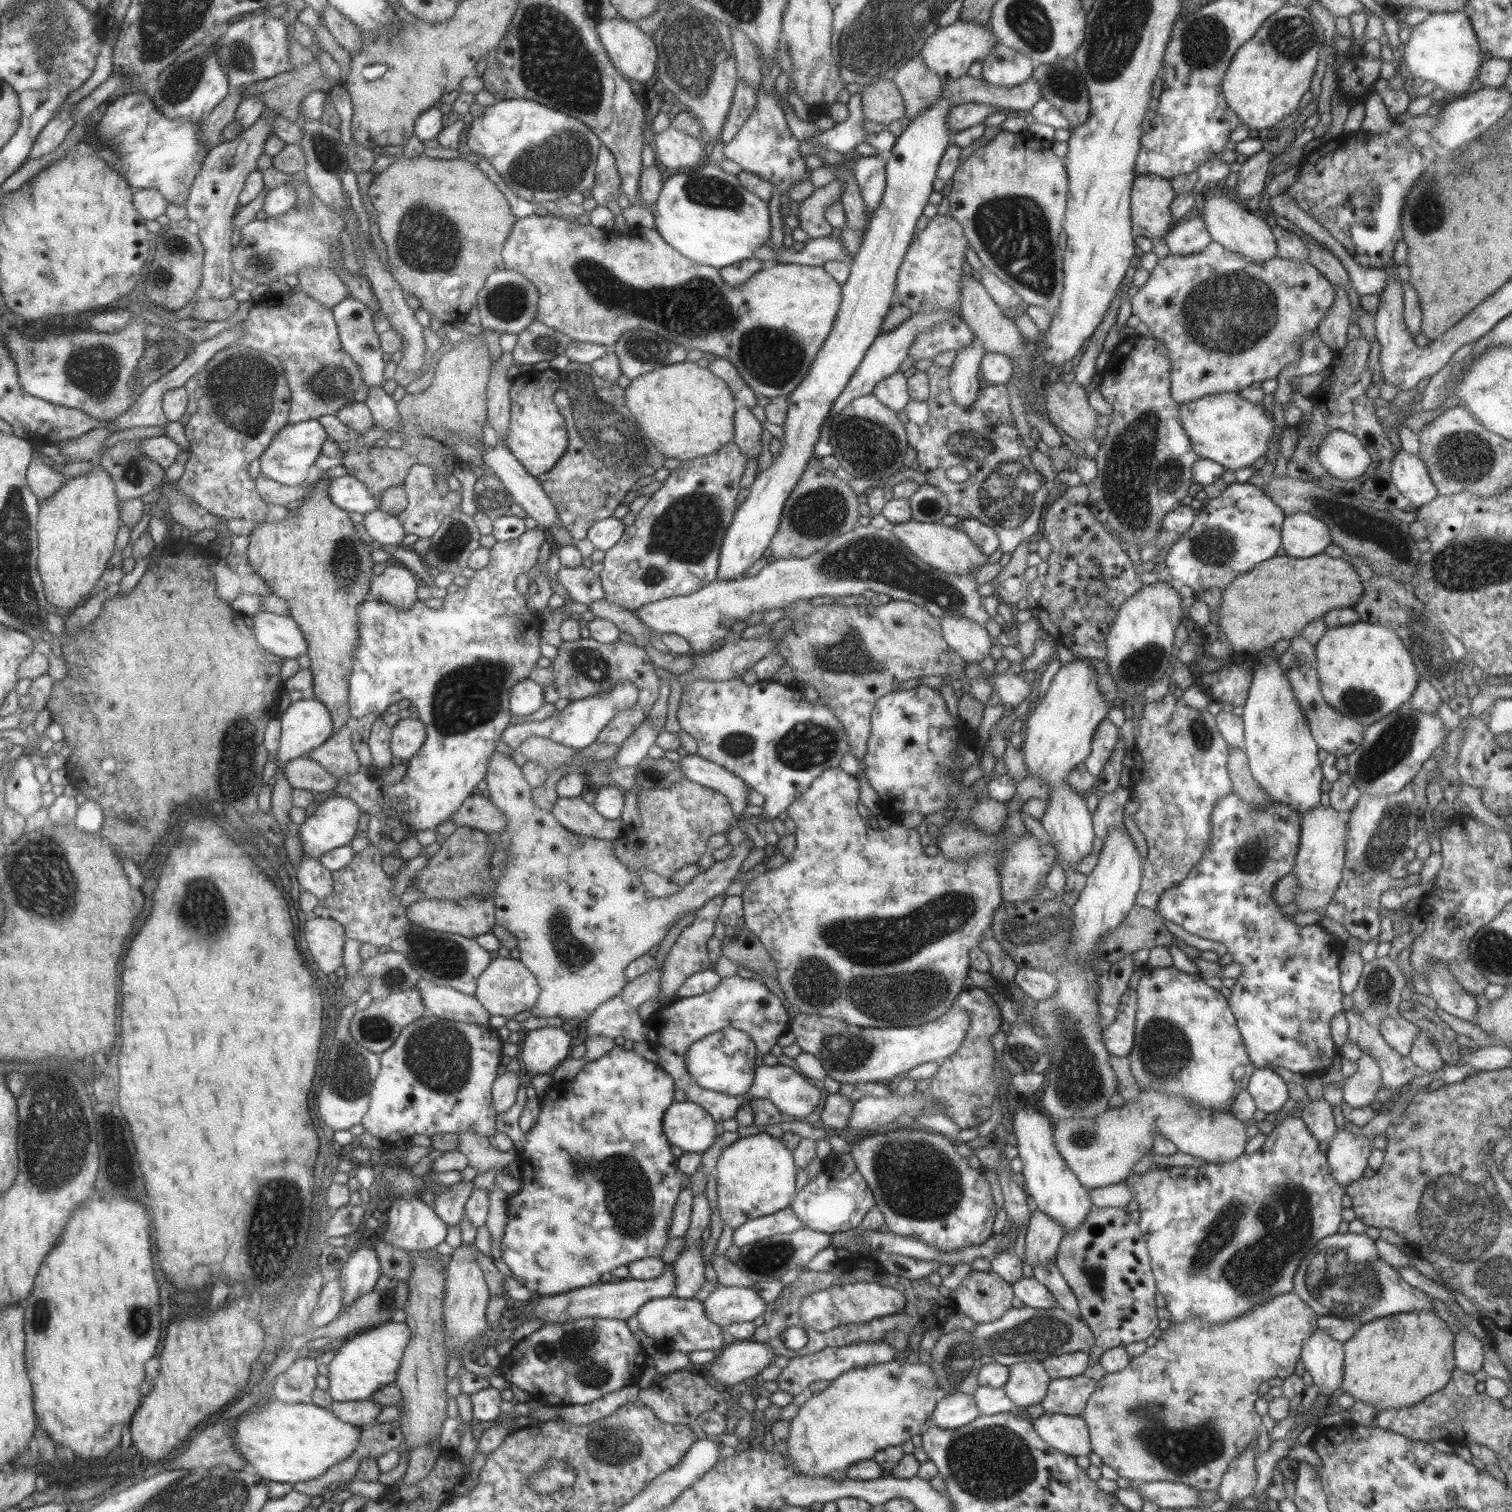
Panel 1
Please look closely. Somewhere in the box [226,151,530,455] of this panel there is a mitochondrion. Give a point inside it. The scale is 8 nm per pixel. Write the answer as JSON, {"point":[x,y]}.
{"point":[431,244]}

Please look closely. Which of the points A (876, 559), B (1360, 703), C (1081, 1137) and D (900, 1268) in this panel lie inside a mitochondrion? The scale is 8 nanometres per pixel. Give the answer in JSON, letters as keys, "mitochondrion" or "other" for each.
{"A":"mitochondrion","B":"mitochondrion","C":"mitochondrion","D":"other"}

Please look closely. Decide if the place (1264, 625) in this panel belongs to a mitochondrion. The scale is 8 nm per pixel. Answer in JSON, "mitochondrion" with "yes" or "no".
{"mitochondrion":"no"}

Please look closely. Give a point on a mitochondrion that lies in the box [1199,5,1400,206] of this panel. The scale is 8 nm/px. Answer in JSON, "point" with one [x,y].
{"point":[1291,36]}

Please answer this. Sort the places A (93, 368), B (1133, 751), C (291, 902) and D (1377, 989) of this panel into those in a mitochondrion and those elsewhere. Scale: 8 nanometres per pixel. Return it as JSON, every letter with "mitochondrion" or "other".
{"A":"mitochondrion","B":"other","C":"other","D":"mitochondrion"}

